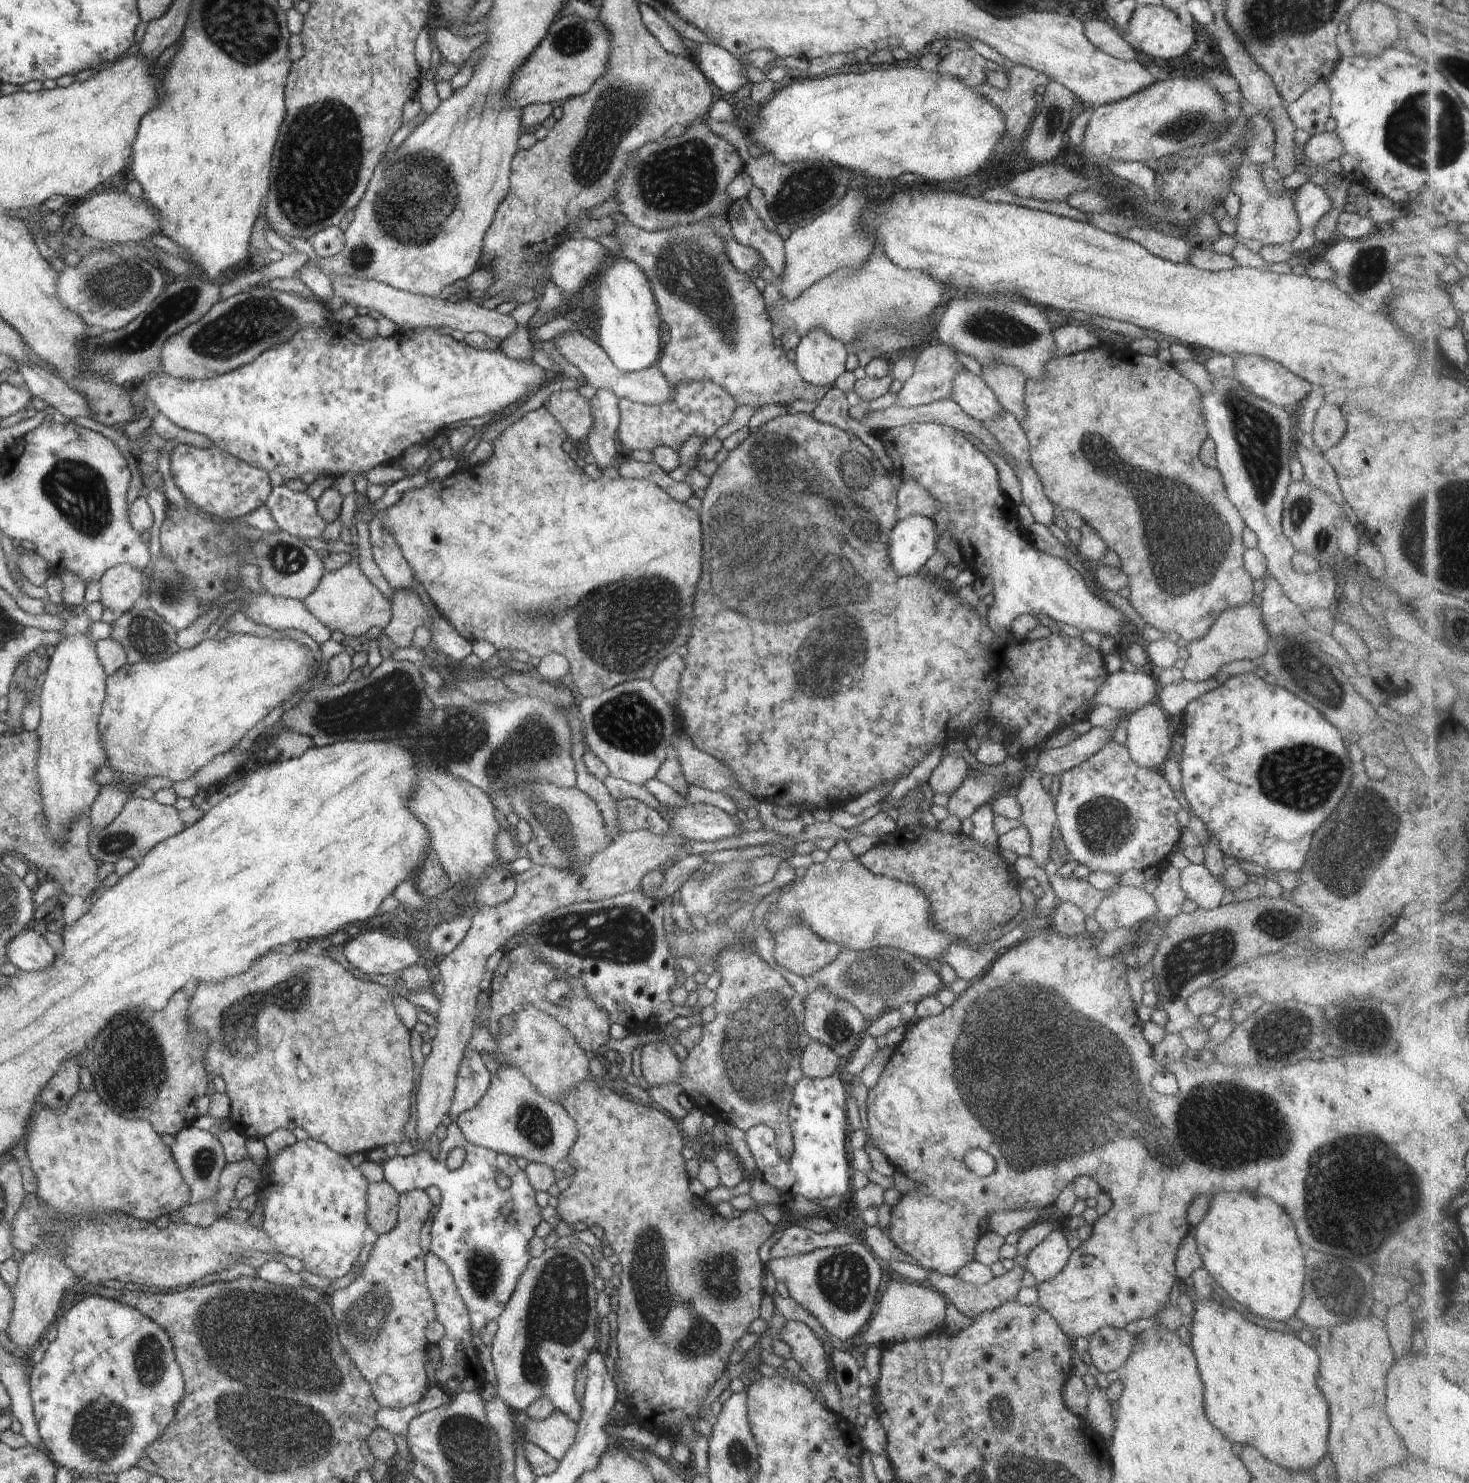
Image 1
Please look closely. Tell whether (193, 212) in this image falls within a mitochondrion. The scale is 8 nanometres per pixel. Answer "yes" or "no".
no

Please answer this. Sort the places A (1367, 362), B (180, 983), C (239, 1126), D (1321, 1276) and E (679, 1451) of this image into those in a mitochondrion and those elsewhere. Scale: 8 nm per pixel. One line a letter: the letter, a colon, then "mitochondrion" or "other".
A: other
B: other
C: other
D: mitochondrion
E: other

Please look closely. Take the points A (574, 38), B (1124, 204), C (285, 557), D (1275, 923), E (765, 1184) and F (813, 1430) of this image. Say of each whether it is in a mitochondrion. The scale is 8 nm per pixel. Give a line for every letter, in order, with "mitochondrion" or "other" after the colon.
A: mitochondrion
B: other
C: mitochondrion
D: other
E: other
F: other

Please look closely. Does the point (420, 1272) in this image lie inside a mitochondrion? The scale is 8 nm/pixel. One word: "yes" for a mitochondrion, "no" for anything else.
no

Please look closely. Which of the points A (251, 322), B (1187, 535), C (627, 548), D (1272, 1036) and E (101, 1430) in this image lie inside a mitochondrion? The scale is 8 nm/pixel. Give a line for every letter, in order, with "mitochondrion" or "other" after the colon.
A: mitochondrion
B: mitochondrion
C: other
D: mitochondrion
E: mitochondrion

